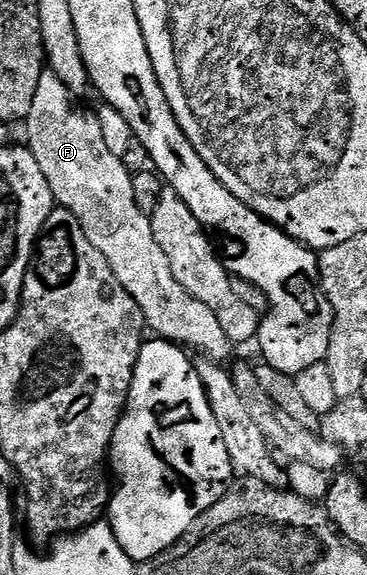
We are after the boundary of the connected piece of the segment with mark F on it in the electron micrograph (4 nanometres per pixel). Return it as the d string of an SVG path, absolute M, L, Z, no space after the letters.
M47 69L42 73L38 81L38 90L34 93L34 105L30 105L30 113L26 120L28 126L28 140L26 146L28 151L38 161L38 169L42 169L42 174L46 177L46 185L50 185L50 193L57 204L60 203L69 211L71 218L86 233L90 245L106 257L106 265L114 269L114 277L122 281L122 289L134 297L138 309L142 309L144 322L149 332L155 333L159 338L175 343L197 356L210 359L214 363L223 364L224 359L228 359L234 351L234 345L226 337L226 329L222 329L222 324L218 317L214 317L214 312L207 305L202 305L170 273L170 261L166 261L166 253L154 241L154 229L149 216L138 209L134 202L134 185L132 184L133 172L128 171L124 164L125 160L119 155L110 153L110 148L106 146L106 141L102 138L102 125L96 120L95 114L79 111L72 107L74 96L54 72Z

